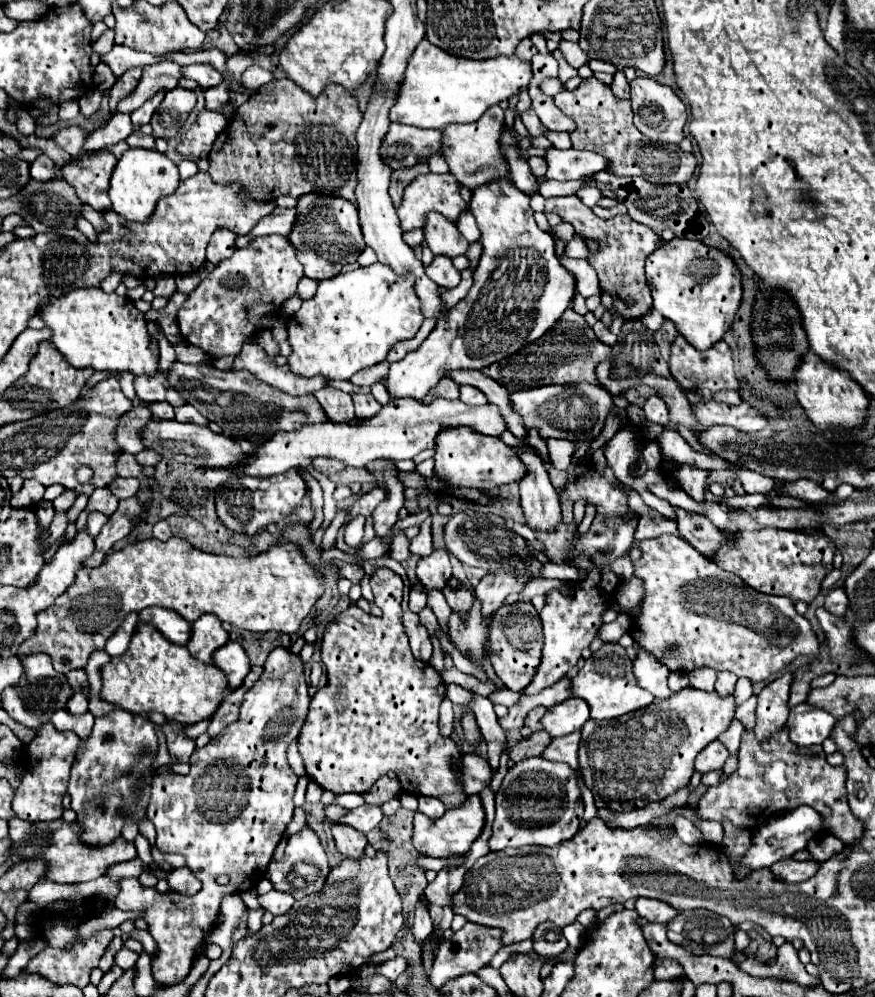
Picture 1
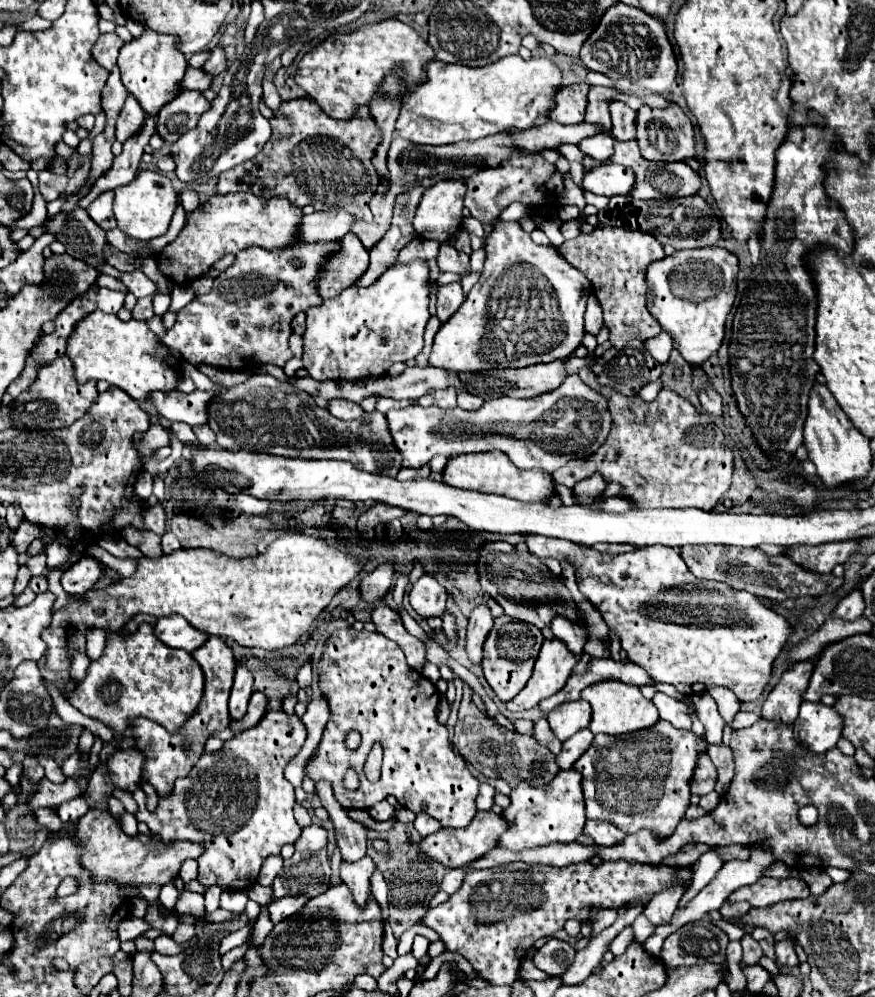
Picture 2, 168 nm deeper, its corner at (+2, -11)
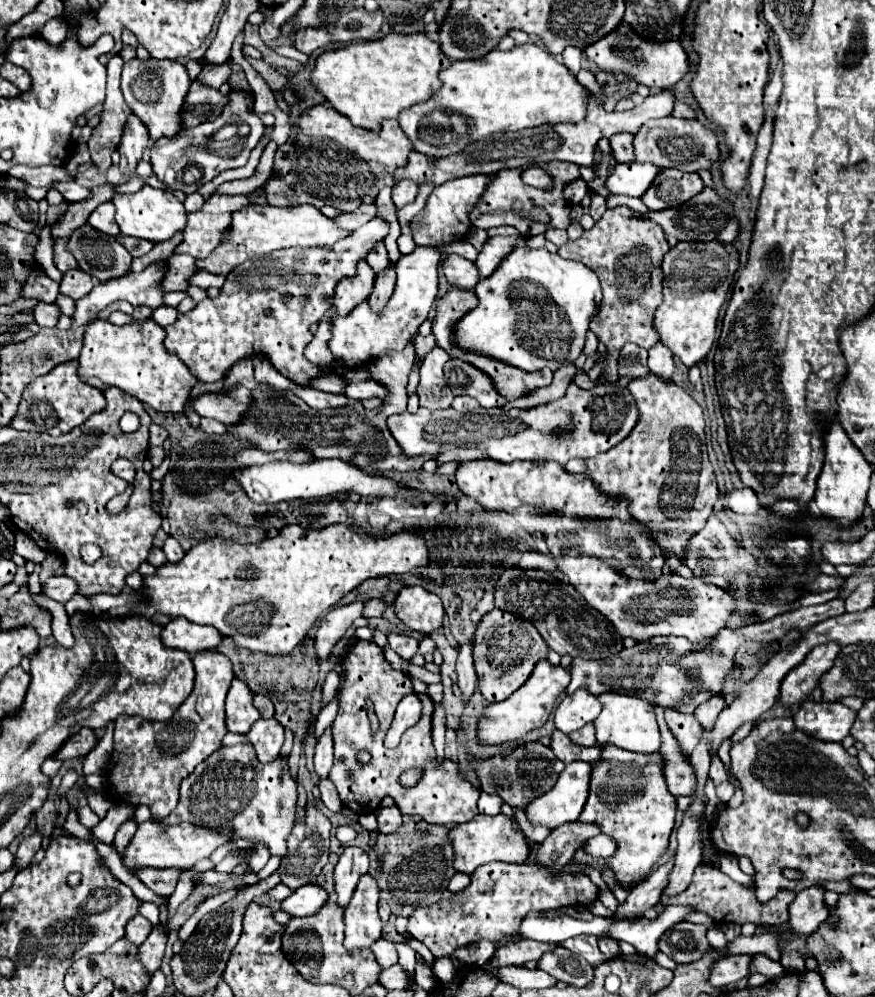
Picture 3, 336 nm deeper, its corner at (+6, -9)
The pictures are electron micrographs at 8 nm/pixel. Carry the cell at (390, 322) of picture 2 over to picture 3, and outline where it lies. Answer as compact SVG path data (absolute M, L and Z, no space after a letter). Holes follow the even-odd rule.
M416 247L412 253L398 259L396 289L380 313L372 311L368 299L358 303L346 317L334 313L330 319L332 337L328 341L328 349L332 351L334 361L346 365L348 369L360 369L370 365L386 351L402 351L418 335L418 327L426 321L428 311L434 303L434 297L438 293L438 263L438 249Z

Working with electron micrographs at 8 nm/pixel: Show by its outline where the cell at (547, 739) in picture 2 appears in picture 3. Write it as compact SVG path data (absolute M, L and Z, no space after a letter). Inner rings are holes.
M558 729L552 731L552 743L550 743L550 749L552 753L564 761L564 763L572 763L572 761L592 761L592 759L598 759L600 751L598 751L598 745L592 745L592 747L582 747L582 745L574 745L570 743L568 735L560 733Z

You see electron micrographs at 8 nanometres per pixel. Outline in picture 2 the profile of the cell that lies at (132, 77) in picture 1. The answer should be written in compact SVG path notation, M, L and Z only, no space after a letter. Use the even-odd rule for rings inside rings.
M128 95L126 105L124 105L124 109L118 117L118 123L116 123L116 139L120 143L124 143L126 139L134 137L142 129L144 121L146 121L146 111L142 111L138 101L132 95Z

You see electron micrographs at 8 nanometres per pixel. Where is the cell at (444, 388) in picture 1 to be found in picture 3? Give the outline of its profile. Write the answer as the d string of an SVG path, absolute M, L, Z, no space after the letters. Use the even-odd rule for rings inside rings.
M434 347L426 355L420 367L420 383L416 391L420 397L420 407L434 411L434 409L446 409L452 405L454 395L444 381L444 363L448 359L450 355L440 347Z

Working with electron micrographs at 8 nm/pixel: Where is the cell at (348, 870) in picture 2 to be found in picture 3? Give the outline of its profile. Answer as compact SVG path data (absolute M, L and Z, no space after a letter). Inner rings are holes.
M364 873L356 885L356 891L346 907L346 947L348 951L366 949L382 935L378 917L378 885L370 873Z

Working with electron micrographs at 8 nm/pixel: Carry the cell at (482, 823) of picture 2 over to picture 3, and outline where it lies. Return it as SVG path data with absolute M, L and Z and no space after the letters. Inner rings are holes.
M476 815L468 823L456 825L448 833L448 841L454 849L454 869L460 873L472 873L476 867L490 861L506 861L506 863L524 863L528 857L528 843L522 833L518 833L510 817L498 815Z

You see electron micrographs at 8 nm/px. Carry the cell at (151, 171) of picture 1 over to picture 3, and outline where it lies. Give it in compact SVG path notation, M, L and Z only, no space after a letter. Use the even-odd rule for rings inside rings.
M144 185L136 193L116 193L112 197L112 203L116 207L116 223L120 227L120 233L132 235L138 239L148 239L154 243L170 239L176 231L184 229L186 225L186 209L184 205L172 195L162 189L154 189L150 185Z

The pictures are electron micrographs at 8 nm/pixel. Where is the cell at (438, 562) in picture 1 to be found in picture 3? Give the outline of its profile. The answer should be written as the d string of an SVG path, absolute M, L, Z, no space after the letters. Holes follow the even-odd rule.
M404 587L396 599L398 617L414 631L428 635L442 625L444 607L438 595L424 591L424 587Z

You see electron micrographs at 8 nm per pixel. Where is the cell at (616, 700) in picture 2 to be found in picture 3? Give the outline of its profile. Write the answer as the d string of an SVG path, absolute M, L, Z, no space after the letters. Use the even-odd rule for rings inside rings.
M602 693L598 695L598 701L602 703L602 713L594 721L594 727L596 727L596 739L600 745L612 743L616 747L622 747L628 751L640 751L640 753L650 753L660 749L656 715L648 701L626 693Z

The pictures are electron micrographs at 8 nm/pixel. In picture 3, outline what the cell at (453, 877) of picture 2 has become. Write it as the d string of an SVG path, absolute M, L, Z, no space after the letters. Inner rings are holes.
M456 872L449 880L447 889L452 893L461 891L470 884L470 876L465 873Z

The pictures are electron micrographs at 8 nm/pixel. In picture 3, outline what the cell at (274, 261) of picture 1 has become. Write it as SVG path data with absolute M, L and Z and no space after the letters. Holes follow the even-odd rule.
M374 217L330 247L286 249L246 261L226 277L218 297L200 301L192 311L180 313L176 323L166 327L164 347L178 355L190 373L204 383L220 381L244 357L264 355L284 377L308 385L322 371L322 367L312 365L302 355L312 339L310 325L318 323L330 309L338 279L354 275L354 263L364 259L370 247L386 235L388 227Z

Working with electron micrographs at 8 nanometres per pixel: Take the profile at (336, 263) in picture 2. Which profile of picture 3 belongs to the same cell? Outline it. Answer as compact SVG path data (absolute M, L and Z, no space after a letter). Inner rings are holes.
M360 259L356 263L356 275L338 281L336 295L332 297L332 305L338 309L340 315L348 315L350 307L356 307L362 299L370 295L372 285L374 285L374 271L366 263L366 259Z

